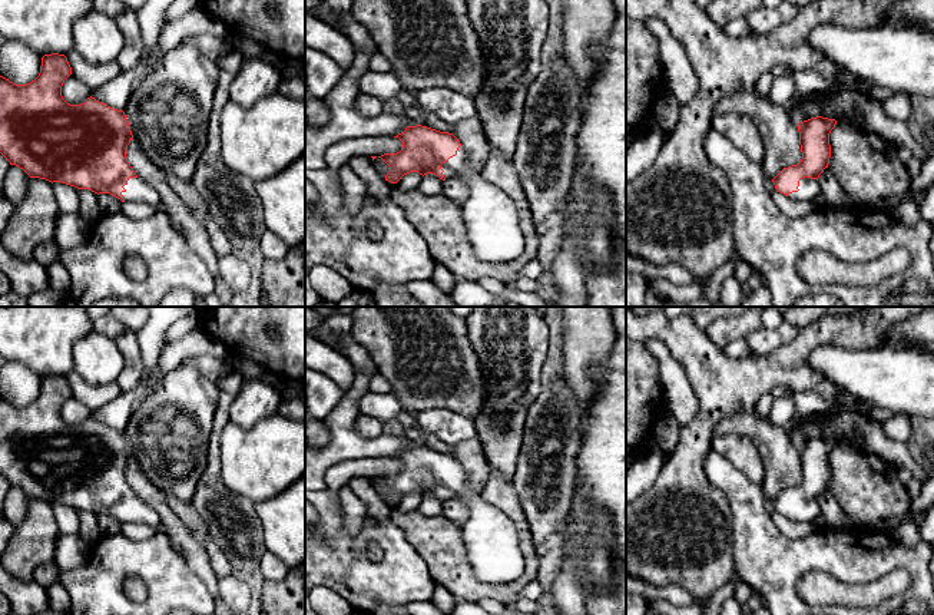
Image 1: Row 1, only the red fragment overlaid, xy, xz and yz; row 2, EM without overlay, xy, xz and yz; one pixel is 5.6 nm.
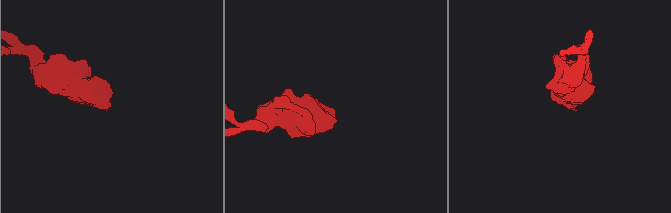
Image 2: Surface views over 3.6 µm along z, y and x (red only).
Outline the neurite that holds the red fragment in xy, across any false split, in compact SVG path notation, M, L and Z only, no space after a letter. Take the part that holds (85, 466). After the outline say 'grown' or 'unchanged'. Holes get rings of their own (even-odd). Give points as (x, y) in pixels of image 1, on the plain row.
M52 374L42 378L39 397L27 406L16 406L0 397L0 475L30 499L158 529L160 516L127 483L126 472L133 456L125 433L92 417L80 426L67 424L62 417L62 407L70 396L67 378Z; grown

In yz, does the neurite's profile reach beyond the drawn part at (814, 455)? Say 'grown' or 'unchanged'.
grown

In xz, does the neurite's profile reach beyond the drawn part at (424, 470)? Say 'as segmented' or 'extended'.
extended

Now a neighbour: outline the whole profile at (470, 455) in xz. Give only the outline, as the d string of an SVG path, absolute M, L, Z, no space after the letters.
M477 437L466 439L453 446L453 449L453 456L466 470L470 492L481 492L490 479L491 469L480 440Z

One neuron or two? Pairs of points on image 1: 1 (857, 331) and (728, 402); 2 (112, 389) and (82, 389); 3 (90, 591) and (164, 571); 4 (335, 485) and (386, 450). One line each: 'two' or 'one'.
1: one
2: one
3: one
4: two

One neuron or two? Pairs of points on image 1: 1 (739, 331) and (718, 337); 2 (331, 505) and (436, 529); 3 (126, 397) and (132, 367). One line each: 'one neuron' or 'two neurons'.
1: one neuron
2: two neurons
3: two neurons

